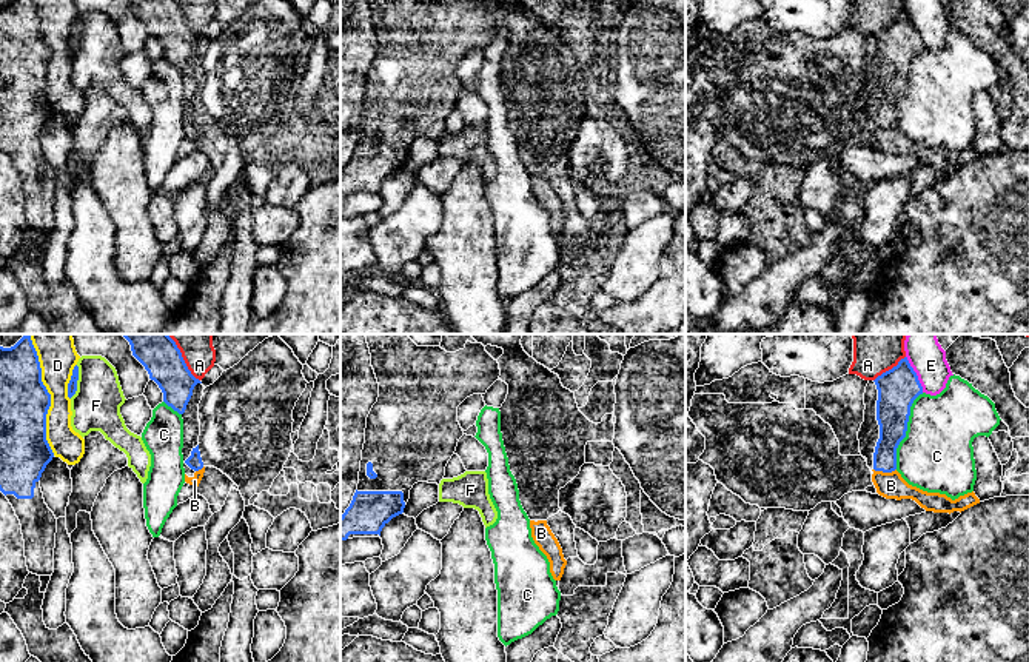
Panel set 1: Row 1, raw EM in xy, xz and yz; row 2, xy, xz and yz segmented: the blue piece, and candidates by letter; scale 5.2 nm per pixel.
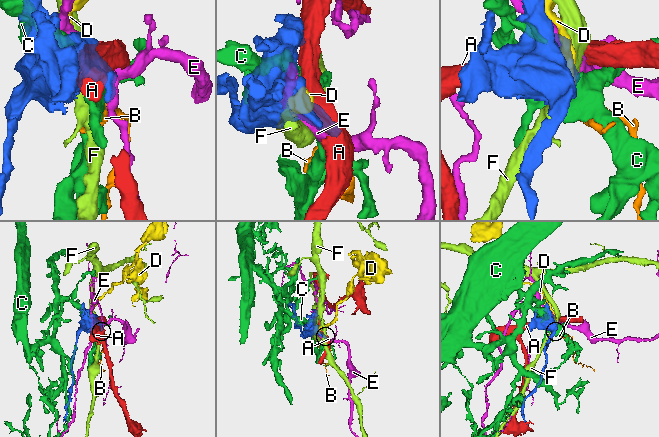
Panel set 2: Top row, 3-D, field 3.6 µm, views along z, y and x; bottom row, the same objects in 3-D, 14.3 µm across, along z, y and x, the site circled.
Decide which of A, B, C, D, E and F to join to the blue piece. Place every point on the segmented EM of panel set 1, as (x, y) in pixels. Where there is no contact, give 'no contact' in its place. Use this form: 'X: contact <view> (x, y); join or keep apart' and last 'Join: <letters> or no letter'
A: contact yz (889, 370); keep apart
B: contact yz (884, 471); keep apart
C: contact yz (906, 430); keep apart
D: contact xy (50, 394); keep apart
E: contact yz (915, 374); keep apart
F: contact xy (76, 382); keep apart
Join: no letter

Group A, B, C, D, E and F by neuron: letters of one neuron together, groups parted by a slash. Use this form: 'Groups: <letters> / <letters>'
Groups: A / B / C / D / E / F

